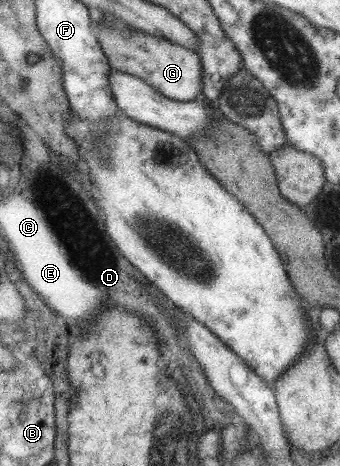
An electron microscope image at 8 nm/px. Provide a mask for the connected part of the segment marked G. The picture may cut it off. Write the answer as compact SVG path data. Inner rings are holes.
M92 16L92 20L91 30L112 69L137 76L170 100L193 101L202 95L201 63L195 51L175 42L169 42L165 38L150 36L127 26L119 31L109 29L101 20L97 20L96 16Z

